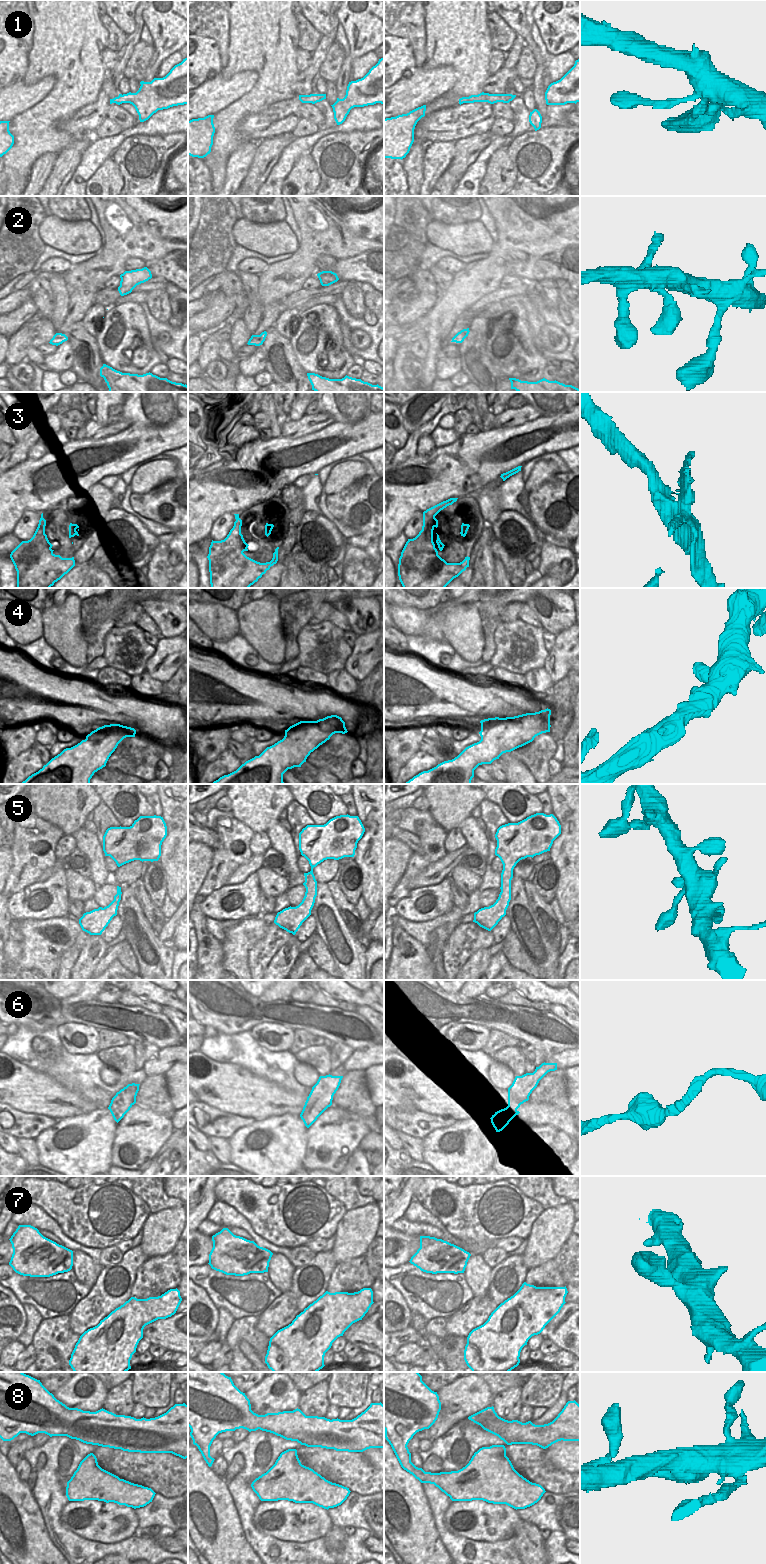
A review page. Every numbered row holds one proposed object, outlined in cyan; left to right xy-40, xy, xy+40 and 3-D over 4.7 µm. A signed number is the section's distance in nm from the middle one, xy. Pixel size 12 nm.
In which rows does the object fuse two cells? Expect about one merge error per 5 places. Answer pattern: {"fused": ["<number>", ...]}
{"fused": ["3"]}

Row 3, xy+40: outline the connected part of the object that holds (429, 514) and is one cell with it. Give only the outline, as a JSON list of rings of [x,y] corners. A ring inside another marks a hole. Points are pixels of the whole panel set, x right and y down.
[[[450,498],[446,501],[443,501],[429,509],[423,512],[423,526],[422,530],[419,532],[419,534],[413,538],[413,539],[408,539],[408,541],[418,541],[420,540],[427,532],[429,528],[429,524],[431,520],[444,508],[446,508],[449,505],[452,505],[454,502],[457,501],[458,498]]]

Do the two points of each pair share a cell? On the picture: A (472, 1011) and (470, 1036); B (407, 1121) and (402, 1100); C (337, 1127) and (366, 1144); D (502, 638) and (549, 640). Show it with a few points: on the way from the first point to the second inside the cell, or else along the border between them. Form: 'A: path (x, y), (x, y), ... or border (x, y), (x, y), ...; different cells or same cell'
A: border (448, 1027), (454, 1024), (479, 1024), (490, 1029); different cells
B: border (394, 1107), (413, 1109); different cells
C: border (369, 1132), (363, 1137), (358, 1147); different cells
D: border (544, 630), (543, 643), (548, 652); different cells

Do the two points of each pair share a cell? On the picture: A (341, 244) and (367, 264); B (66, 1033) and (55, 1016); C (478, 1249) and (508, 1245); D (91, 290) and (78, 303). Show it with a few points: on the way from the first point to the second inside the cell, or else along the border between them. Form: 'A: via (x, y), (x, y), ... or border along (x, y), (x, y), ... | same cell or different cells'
A: border along (373, 248), (369, 248), (354, 256), (337, 260) | different cells
B: border along (85, 1025), (63, 1023), (57, 1027) | different cells
C: via (485, 1245), (501, 1244) | same cell
D: via (88, 293), (81, 300) | same cell

